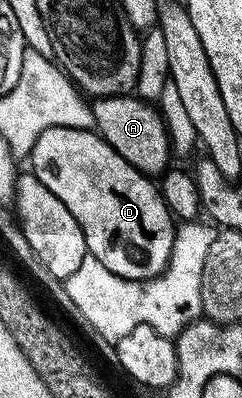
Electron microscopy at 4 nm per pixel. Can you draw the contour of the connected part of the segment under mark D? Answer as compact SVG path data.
M48 128L39 134L31 153L34 176L71 210L83 230L85 251L115 275L127 280L155 279L168 266L175 242L175 217L165 205L161 189L148 175L131 166L96 131L87 128Z

